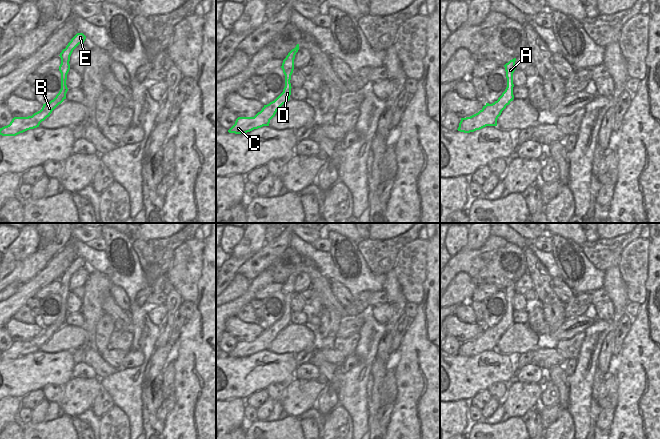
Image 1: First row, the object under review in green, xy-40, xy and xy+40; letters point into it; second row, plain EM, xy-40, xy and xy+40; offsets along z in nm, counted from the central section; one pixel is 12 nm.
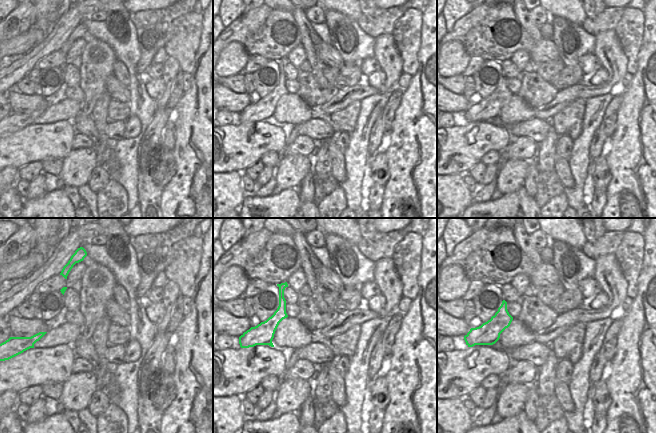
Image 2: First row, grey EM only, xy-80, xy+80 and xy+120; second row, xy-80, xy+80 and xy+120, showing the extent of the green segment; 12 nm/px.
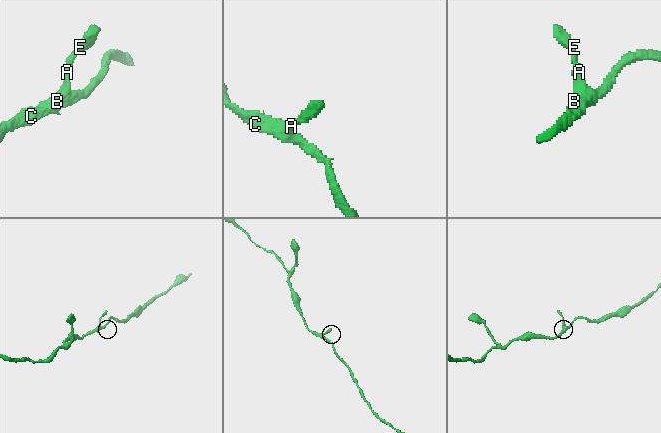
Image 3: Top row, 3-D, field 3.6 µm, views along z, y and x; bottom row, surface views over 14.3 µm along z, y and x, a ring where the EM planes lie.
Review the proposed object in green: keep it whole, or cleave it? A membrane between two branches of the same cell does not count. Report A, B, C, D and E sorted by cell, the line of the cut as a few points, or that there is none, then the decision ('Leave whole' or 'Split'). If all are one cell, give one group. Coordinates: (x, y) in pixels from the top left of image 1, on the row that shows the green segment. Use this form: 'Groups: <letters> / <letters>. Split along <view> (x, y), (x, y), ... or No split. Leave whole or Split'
Groups: A B C D E. No split. Leave whole.

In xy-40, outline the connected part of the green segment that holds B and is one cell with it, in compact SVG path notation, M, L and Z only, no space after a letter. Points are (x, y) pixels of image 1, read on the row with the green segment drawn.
M77 33L60 53L61 64L59 71L61 73L61 89L56 97L50 102L43 104L42 109L32 116L14 117L9 125L0 128L0 135L16 136L27 130L39 127L40 123L49 117L52 111L66 99L66 93L68 91L66 80L70 70L70 56L79 44L84 43L85 39L86 36L83 33Z

